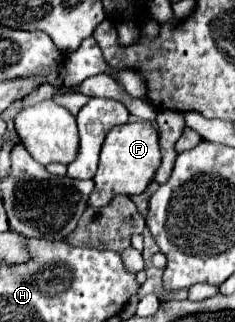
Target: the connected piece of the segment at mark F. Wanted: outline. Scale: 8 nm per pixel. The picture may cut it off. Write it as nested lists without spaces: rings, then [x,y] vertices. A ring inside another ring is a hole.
[[[137,121],[137,123],[125,123],[121,127],[115,127],[109,131],[101,157],[99,167],[93,177],[95,189],[89,197],[91,207],[103,207],[107,205],[115,195],[139,195],[145,191],[145,187],[153,181],[155,171],[161,165],[161,151],[159,151],[159,137],[151,123]]]

